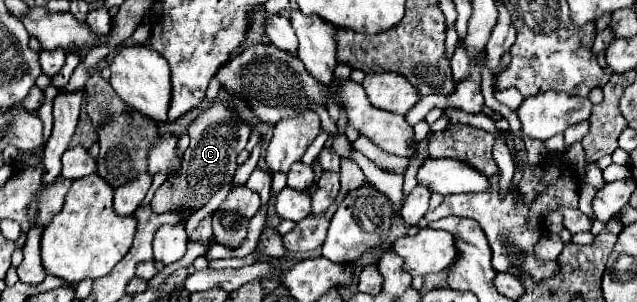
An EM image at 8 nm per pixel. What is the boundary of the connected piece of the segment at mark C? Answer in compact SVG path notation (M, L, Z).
M212 104L210 108L202 110L200 116L188 126L190 146L184 152L182 168L178 174L170 176L154 194L150 208L154 212L174 212L184 208L184 212L196 212L200 210L210 198L228 182L232 182L232 176L236 172L236 156L240 150L246 148L246 142L250 138L250 126L244 124L236 114L228 112L224 104Z

